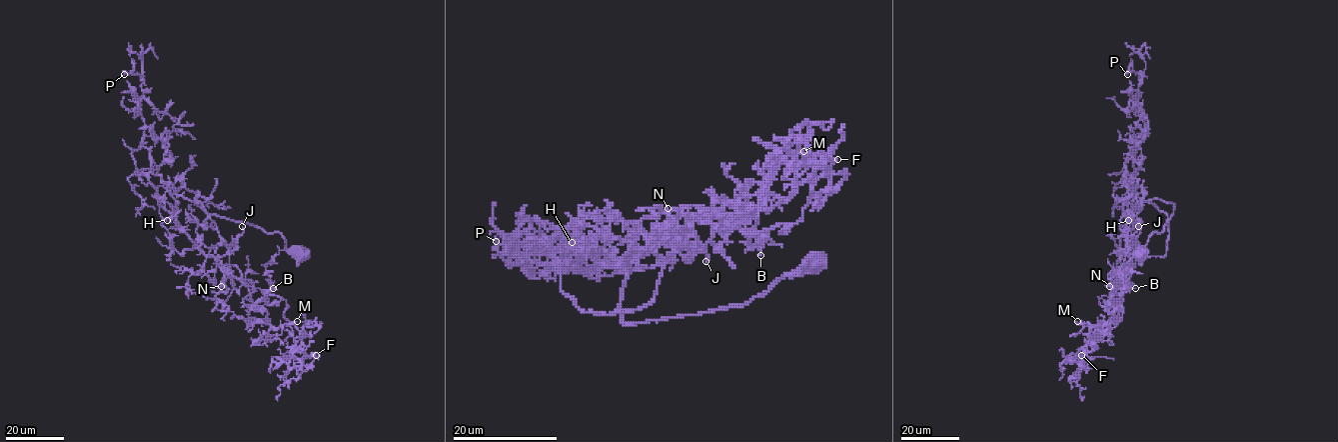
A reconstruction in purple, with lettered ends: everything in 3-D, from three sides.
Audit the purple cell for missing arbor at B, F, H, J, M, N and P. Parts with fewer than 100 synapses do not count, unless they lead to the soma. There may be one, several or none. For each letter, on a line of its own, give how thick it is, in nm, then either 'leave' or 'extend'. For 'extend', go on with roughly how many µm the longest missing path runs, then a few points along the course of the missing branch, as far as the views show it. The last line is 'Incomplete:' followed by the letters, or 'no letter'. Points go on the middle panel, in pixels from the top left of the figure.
B: 160 nm thick; leave
F: 170 nm thick; leave
H: 140 nm thick; leave
J: 200 nm thick; leave
M: 170 nm thick; leave
N: 170 nm thick; leave
P: 130 nm thick; leave
Incomplete: no letter

